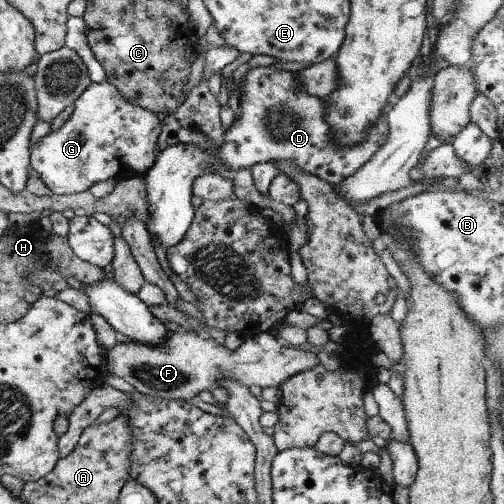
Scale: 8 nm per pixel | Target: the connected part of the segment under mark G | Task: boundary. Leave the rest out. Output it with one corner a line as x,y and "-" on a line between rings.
108,81
91,82
75,100
75,110
70,118
60,128
50,131
31,146
31,170
37,173
54,194
78,194
90,189
96,182
120,179
130,173
144,176
159,154
161,125
156,113
126,101
122,93

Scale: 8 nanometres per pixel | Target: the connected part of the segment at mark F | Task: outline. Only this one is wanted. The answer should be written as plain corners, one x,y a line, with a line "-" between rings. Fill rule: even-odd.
180,328
178,332
169,332
171,335
167,337
166,342
160,346
150,347
135,343
130,340
119,338
118,342
105,353
106,358
110,360
110,368
115,376
123,378
130,386
134,386
138,392
141,392
153,399
166,399
167,401
186,401
196,396
203,390
212,390
218,386
217,380
224,377
230,377
240,381
249,387
251,384
264,387
279,387
283,382
291,376
299,372
313,369
320,365
320,361
316,357
316,353
312,353
300,348
294,348
282,344
278,338
272,333
260,333
255,337
246,338
239,346
237,351
231,352
224,345
217,344
212,338
202,338
200,331
183,330

